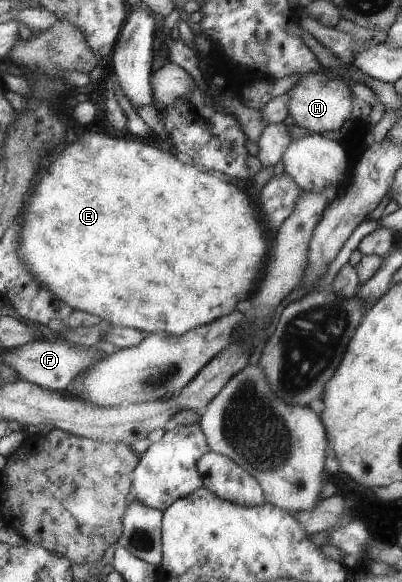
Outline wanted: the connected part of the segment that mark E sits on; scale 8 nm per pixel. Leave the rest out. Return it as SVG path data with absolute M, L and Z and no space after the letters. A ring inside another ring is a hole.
M89 127L82 129L78 140L72 140L64 145L56 154L54 164L46 168L46 174L42 174L41 182L27 192L27 201L24 201L23 208L18 214L22 218L22 228L16 236L18 244L16 248L22 266L26 266L26 270L40 286L48 288L60 302L68 304L74 310L97 315L102 321L111 325L140 330L146 334L166 332L182 336L198 326L204 326L216 318L231 314L240 300L240 294L252 288L258 276L258 268L268 252L266 232L258 220L258 212L254 210L248 194L238 186L234 186L232 182L222 180L216 171L198 170L196 165L184 164L184 161L180 162L170 152L158 150L140 140L114 138L91 129Z

